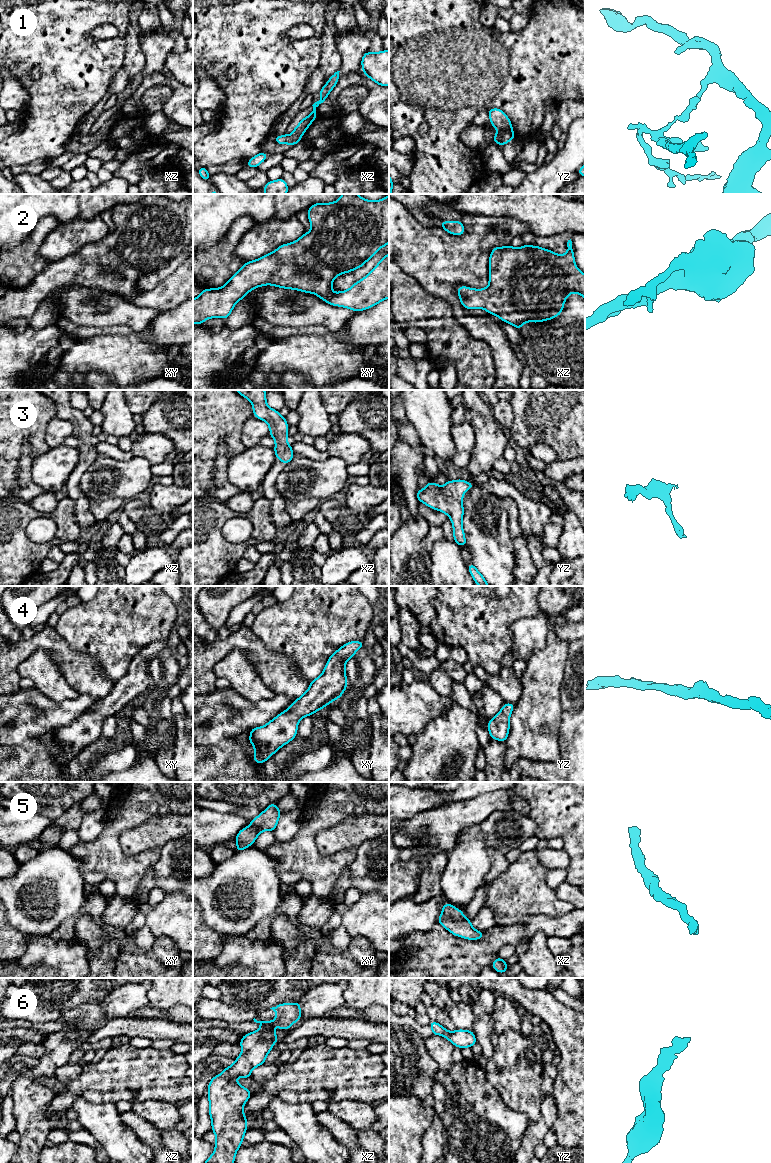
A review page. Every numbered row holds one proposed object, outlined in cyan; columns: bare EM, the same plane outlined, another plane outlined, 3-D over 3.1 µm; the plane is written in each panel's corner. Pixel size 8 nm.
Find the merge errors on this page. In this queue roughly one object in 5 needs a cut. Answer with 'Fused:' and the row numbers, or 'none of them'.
Fused: 1

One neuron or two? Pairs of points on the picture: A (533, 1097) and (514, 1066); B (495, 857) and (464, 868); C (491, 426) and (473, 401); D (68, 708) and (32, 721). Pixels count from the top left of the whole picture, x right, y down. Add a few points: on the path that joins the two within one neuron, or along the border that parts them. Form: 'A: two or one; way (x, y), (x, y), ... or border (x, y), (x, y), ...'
A: one; way (525, 1089), (518, 1082), (516, 1074)
B: two; border (487, 847), (490, 868), (484, 882)
C: one; way (485, 420), (476, 407)
D: one; way (59, 715), (52, 715), (45, 721), (41, 721)

